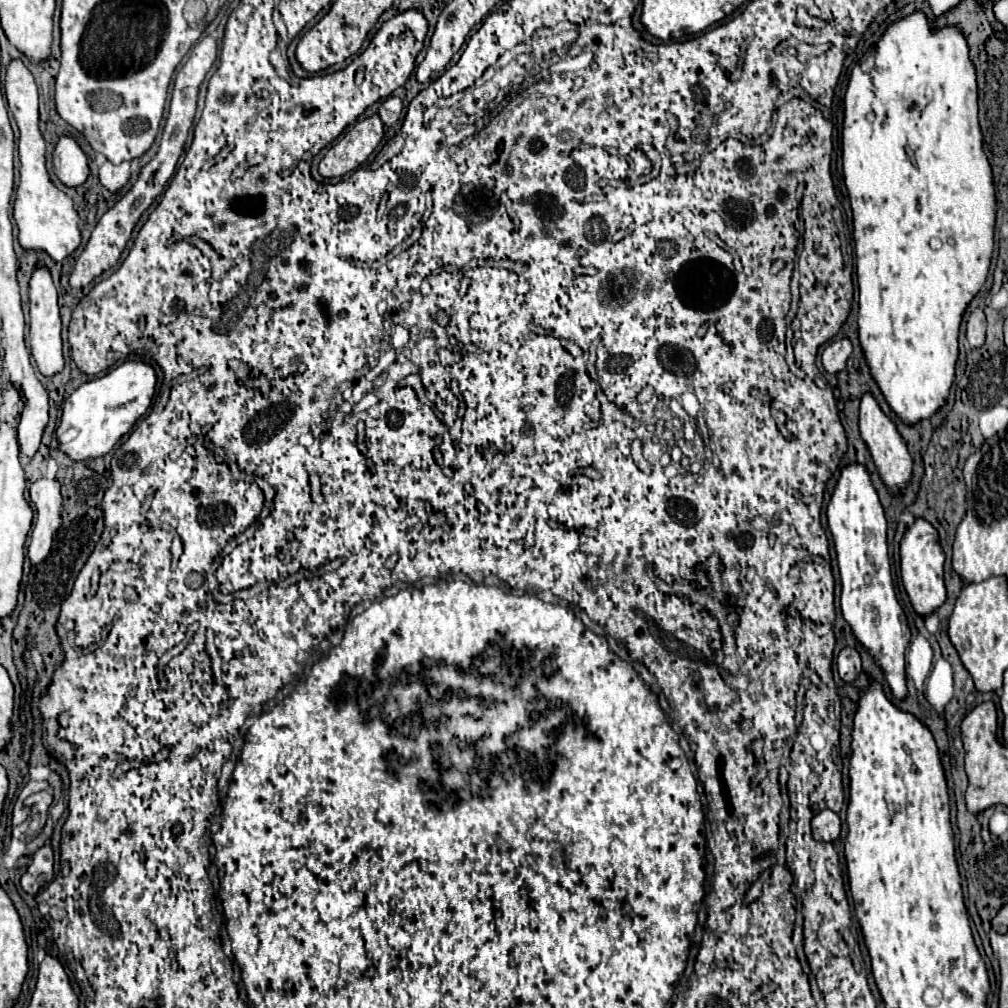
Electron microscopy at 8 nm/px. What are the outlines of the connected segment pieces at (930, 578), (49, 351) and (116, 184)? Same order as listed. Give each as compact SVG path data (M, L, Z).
M918 518L904 534L900 542L900 562L902 562L902 584L906 594L916 610L918 616L934 614L946 602L946 588L944 588L944 552L938 546L938 532L932 524Z
M36 266L32 270L30 282L30 348L32 356L36 360L38 370L44 376L54 376L64 368L64 356L62 356L62 322L60 322L60 312L58 312L58 300L56 300L56 288L52 282L52 276L46 266Z
M106 160L104 166L100 168L100 182L110 192L118 192L128 180L130 180L130 162L122 162L116 166Z

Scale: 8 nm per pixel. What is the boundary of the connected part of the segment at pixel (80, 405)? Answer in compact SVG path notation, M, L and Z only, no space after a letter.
M128 360L100 378L92 378L74 390L62 406L60 426L56 430L60 450L74 462L84 462L90 458L102 458L108 454L116 442L130 432L140 416L152 404L156 388L156 372L146 362Z

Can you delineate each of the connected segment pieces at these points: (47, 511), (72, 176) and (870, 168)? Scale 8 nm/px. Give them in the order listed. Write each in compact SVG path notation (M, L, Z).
M40 478L30 488L30 498L36 506L36 526L32 532L32 542L28 556L32 564L38 564L46 558L52 548L54 532L62 526L62 496L60 484L54 478Z
M62 136L54 148L54 174L68 188L84 184L90 174L86 154L70 136Z
M920 10L888 26L874 50L874 70L852 70L844 100L842 162L853 214L860 346L892 412L914 426L932 418L950 394L962 314L986 282L994 248L996 190L982 150L976 72L958 28L932 30Z

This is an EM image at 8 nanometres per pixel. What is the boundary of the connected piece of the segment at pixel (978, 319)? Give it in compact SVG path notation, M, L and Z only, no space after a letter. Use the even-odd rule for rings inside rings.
M976 308L970 314L970 318L968 318L966 338L968 338L972 348L980 348L984 344L984 338L986 338L986 316L984 316L984 312L980 308Z

